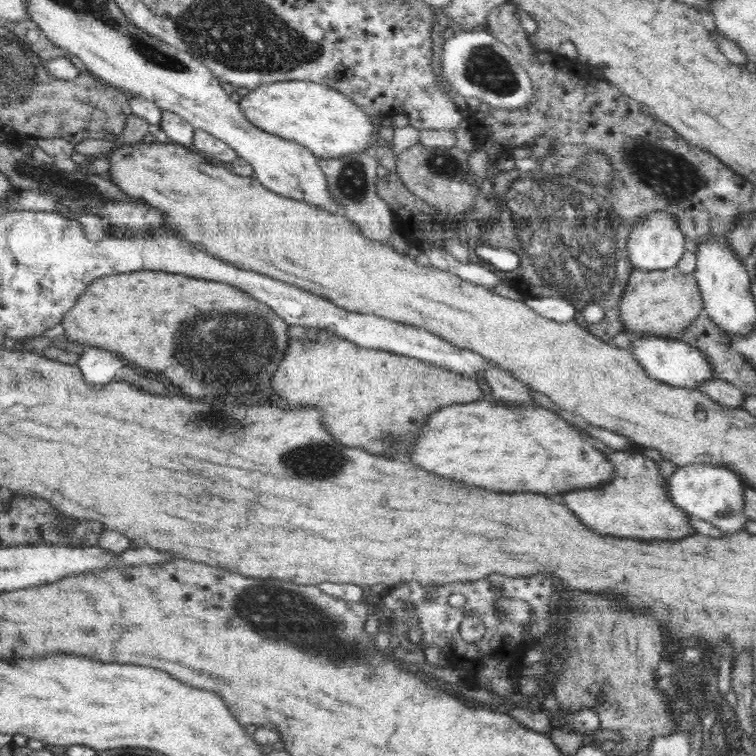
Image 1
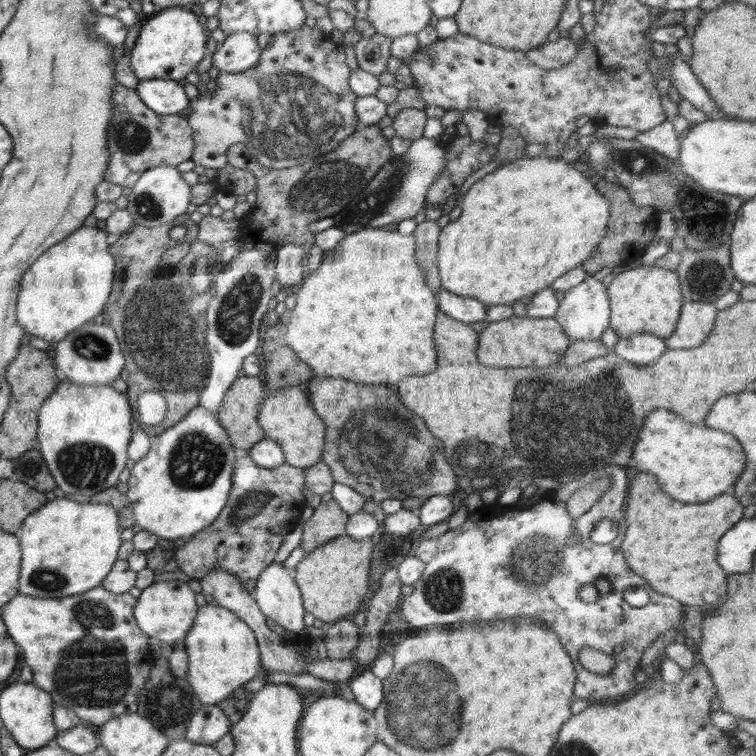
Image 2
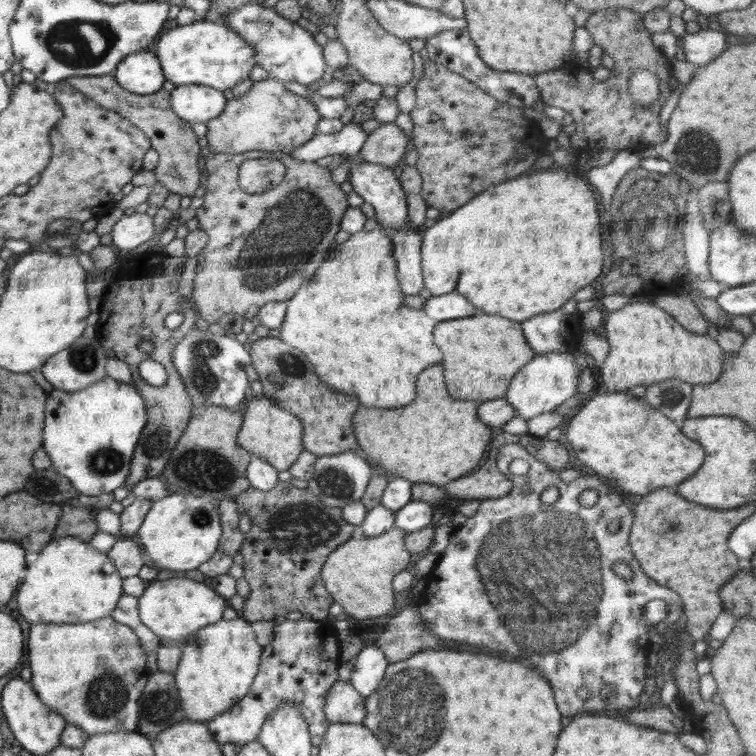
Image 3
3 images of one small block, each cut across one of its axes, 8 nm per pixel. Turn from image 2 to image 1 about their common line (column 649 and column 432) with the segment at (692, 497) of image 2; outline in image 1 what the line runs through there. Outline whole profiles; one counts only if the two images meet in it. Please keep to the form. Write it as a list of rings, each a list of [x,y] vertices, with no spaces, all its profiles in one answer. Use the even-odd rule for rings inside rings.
[[[480,399],[476,402],[448,406],[432,416],[422,428],[412,460],[418,462],[428,472],[438,476],[460,480],[470,486],[482,486],[483,489],[497,493],[538,492],[538,494],[560,494],[570,490],[594,488],[614,476],[614,465],[604,455],[604,448],[593,447],[588,435],[578,432],[574,424],[568,424],[558,414],[540,405],[514,405],[504,402],[491,403]]]

